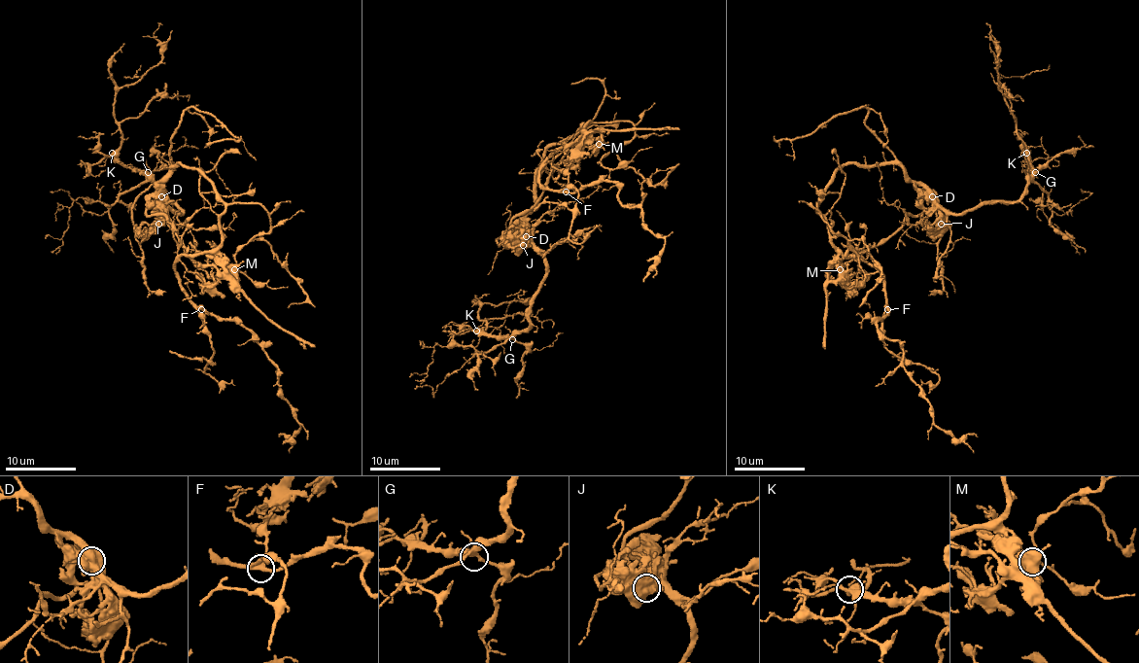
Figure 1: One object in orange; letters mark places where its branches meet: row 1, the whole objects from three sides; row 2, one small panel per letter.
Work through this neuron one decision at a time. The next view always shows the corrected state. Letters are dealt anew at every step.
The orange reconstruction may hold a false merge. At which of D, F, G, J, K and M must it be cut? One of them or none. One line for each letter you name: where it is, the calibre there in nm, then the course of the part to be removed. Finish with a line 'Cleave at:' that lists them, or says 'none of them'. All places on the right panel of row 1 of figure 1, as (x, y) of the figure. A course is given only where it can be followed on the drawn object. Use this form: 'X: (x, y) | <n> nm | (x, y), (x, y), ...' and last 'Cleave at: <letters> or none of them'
D: (932, 196) | 800 nm | (932, 196), (923, 196), (923, 209), (908, 215), (904, 224), (889, 236), (831, 269), (825, 288), (823, 346)
Cleave at: D

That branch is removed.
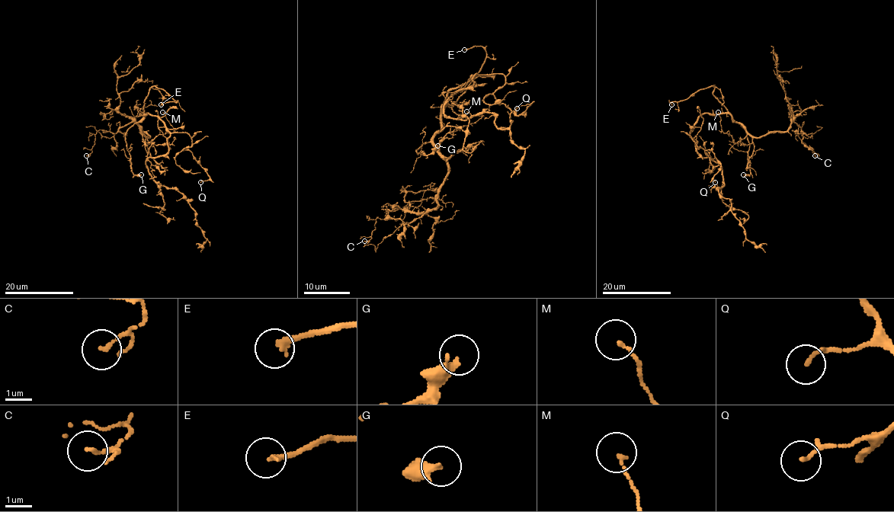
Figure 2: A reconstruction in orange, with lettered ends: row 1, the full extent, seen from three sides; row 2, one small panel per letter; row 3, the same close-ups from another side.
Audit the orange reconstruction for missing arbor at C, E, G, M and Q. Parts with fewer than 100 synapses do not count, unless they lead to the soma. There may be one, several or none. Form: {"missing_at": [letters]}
{"missing_at": ["E"]}

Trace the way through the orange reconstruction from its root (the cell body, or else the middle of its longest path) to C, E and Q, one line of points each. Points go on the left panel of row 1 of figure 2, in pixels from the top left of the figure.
C: (154, 116), (144, 113), (138, 123), (139, 130), (148, 137), (133, 122), (113, 133), (99, 129), (86, 155)
E: (154, 116), (144, 113), (144, 100), (152, 86), (161, 88), (177, 101), (161, 104)
Q: (154, 116), (170, 132), (187, 132), (190, 136), (192, 145), (183, 150), (192, 153), (209, 177), (200, 182)

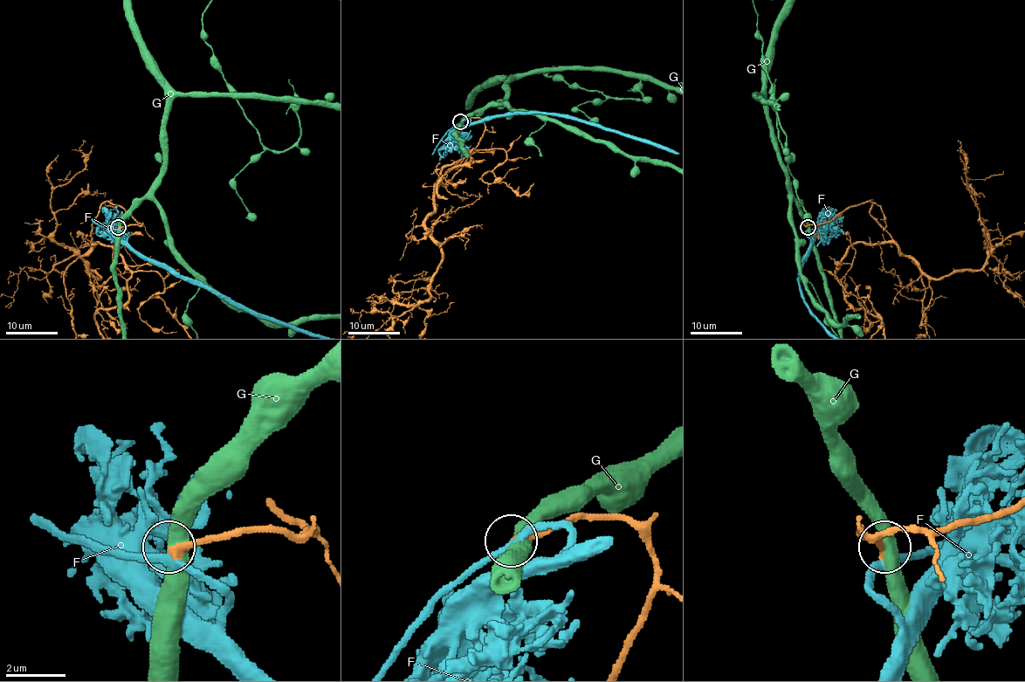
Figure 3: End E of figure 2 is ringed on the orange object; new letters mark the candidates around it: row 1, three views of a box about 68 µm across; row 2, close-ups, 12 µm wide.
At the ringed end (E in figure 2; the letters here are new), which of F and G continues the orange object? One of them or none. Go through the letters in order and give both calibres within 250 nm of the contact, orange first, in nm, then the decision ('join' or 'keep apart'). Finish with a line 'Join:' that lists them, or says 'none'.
F: 220 nm thick on the orange side, 220 nm on the other; keep apart
G: 240 nm thick on the orange side, 480 nm on the other; keep apart
Join: none

